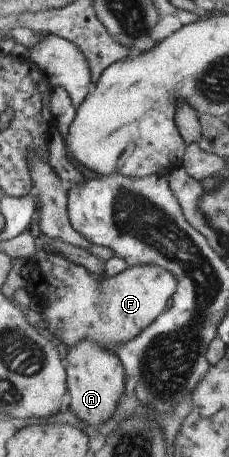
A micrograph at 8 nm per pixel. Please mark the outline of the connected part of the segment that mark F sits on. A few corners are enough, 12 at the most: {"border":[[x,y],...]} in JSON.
{"border":[[41,243],[26,289],[67,348],[117,354],[172,305],[176,275],[98,275]]}

